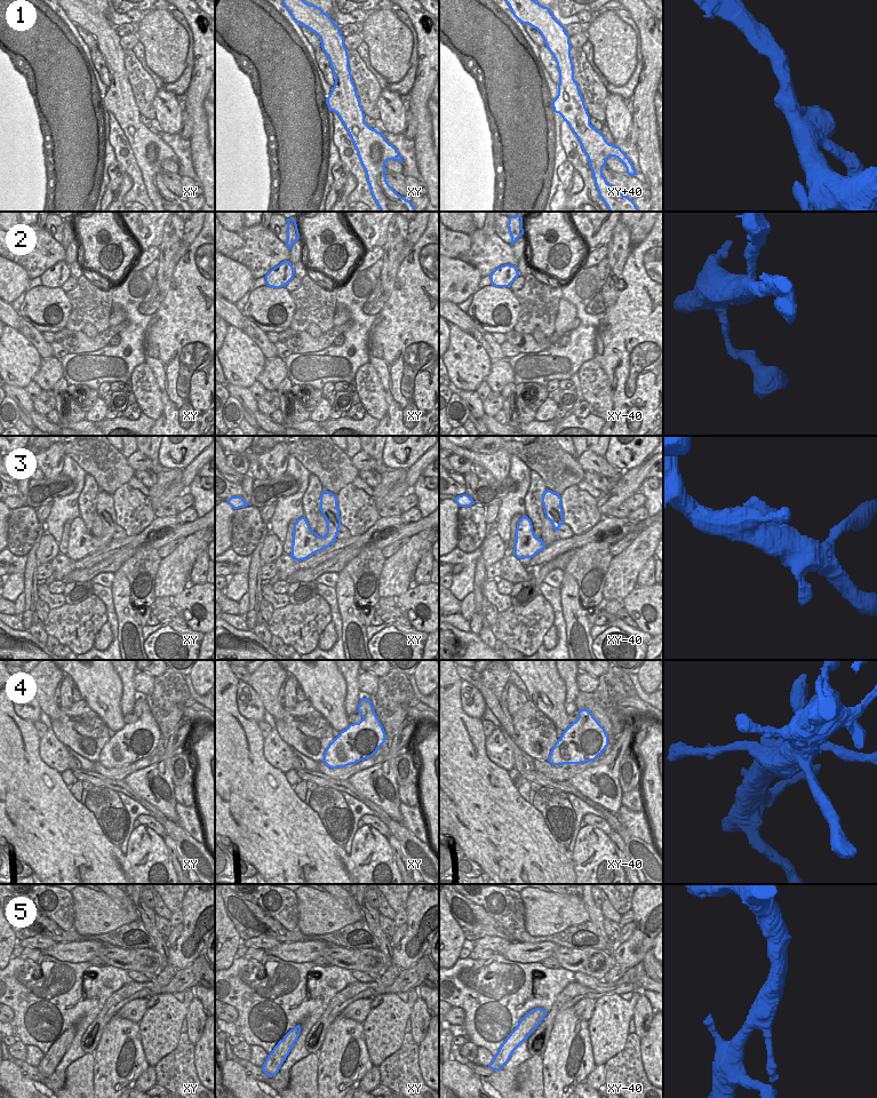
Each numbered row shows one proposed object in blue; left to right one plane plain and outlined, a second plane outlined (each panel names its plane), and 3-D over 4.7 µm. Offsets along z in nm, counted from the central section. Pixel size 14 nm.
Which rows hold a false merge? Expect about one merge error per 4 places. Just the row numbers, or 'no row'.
no row.

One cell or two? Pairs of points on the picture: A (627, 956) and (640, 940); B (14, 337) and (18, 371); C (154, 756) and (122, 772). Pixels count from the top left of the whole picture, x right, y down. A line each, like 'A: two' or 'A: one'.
A: one
B: one
C: one

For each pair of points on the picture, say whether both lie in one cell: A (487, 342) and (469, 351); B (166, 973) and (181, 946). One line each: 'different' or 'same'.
A: different
B: different

